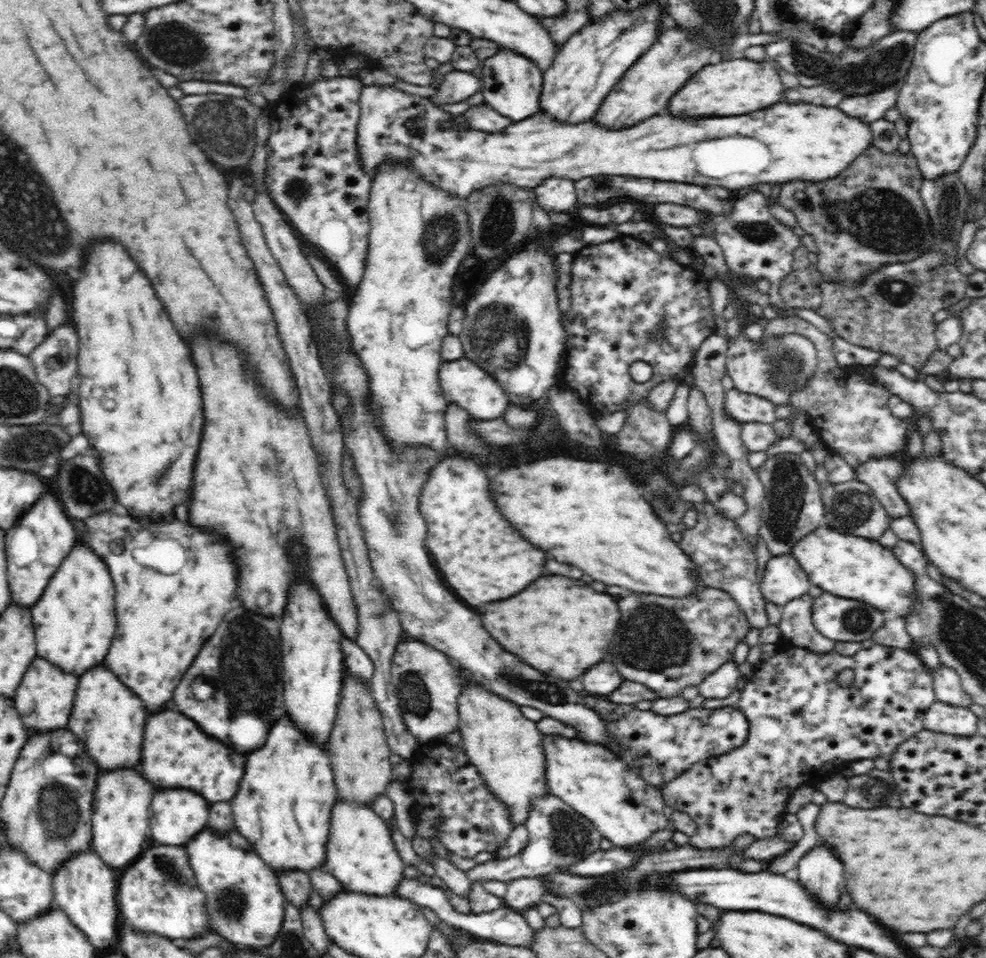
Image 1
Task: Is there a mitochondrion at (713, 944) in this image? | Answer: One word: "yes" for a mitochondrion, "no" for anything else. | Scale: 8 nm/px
no

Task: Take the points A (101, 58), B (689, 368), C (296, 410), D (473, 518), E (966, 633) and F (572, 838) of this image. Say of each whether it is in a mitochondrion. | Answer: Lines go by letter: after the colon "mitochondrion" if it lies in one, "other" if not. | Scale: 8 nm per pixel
A: other
B: other
C: other
D: other
E: mitochondrion
F: mitochondrion

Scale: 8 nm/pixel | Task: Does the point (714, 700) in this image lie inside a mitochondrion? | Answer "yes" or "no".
no

